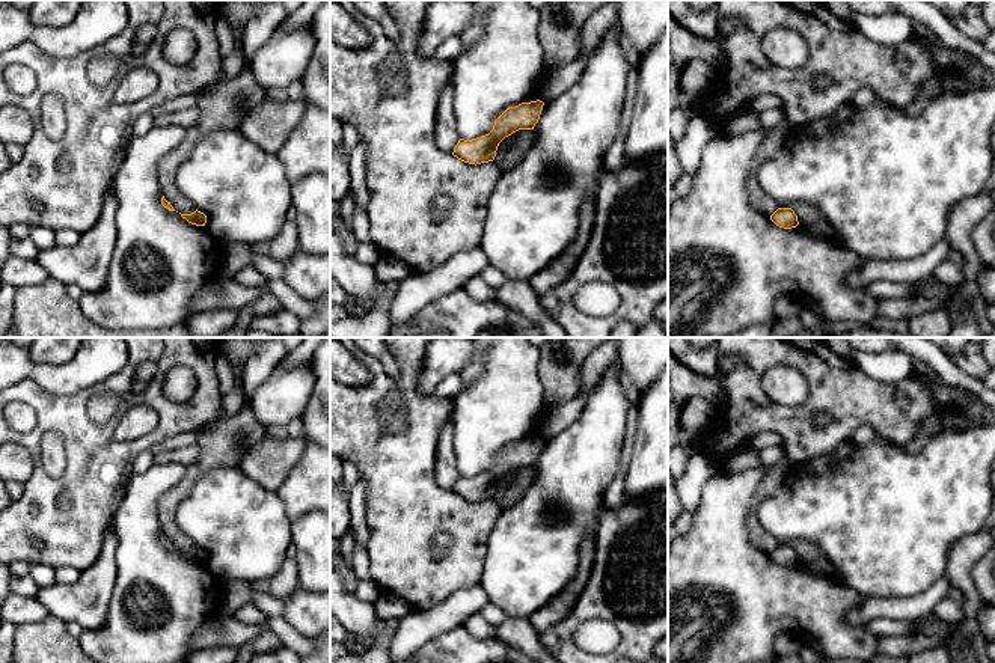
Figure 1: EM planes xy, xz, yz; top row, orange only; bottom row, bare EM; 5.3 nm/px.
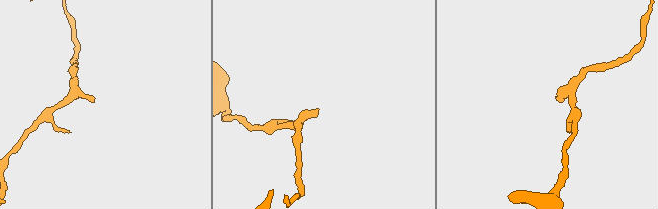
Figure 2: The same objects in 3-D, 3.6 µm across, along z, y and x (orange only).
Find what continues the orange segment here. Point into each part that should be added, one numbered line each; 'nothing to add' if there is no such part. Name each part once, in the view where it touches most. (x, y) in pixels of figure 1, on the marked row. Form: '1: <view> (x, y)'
nothing to add

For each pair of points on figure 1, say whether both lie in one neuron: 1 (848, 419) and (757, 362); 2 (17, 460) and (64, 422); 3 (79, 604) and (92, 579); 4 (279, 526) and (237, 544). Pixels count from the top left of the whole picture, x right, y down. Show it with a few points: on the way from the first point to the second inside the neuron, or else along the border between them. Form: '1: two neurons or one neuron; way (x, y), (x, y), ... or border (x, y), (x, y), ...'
1: one neuron; way (837, 394), (799, 356), (783, 356)
2: two neurons; border (15, 442), (33, 460), (33, 472), (24, 484)
3: one neuron; way (85, 598), (92, 591), (92, 585)
4: one neuron; way (269, 528), (247, 534)

